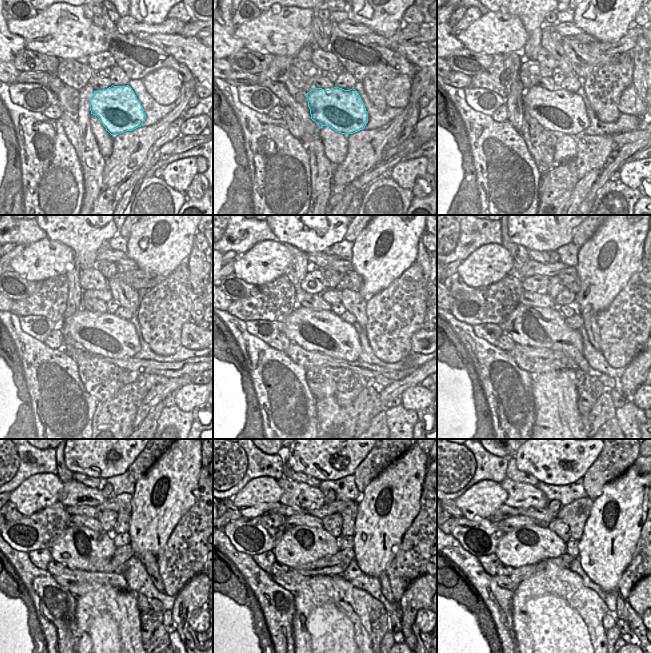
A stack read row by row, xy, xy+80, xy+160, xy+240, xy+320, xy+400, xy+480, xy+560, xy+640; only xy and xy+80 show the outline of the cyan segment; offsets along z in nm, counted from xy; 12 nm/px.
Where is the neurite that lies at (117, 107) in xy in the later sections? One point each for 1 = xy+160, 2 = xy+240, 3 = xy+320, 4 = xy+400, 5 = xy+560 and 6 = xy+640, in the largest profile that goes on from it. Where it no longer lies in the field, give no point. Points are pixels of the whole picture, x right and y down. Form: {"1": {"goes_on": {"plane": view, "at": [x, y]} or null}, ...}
{"1": {"goes_on": {"plane": "xy+160", "at": [562, 111]}}, "2": {"goes_on": {"plane": "xy+240", "at": [103, 334]}}, "3": {"goes_on": {"plane": "xy+320", "at": [323, 331]}}, "4": {"goes_on": {"plane": "xy+400", "at": [538, 327]}}, "5": {"goes_on": {"plane": "xy+560", "at": [300, 545]}}, "6": {"goes_on": {"plane": "xy+640", "at": [532, 544]}}}

